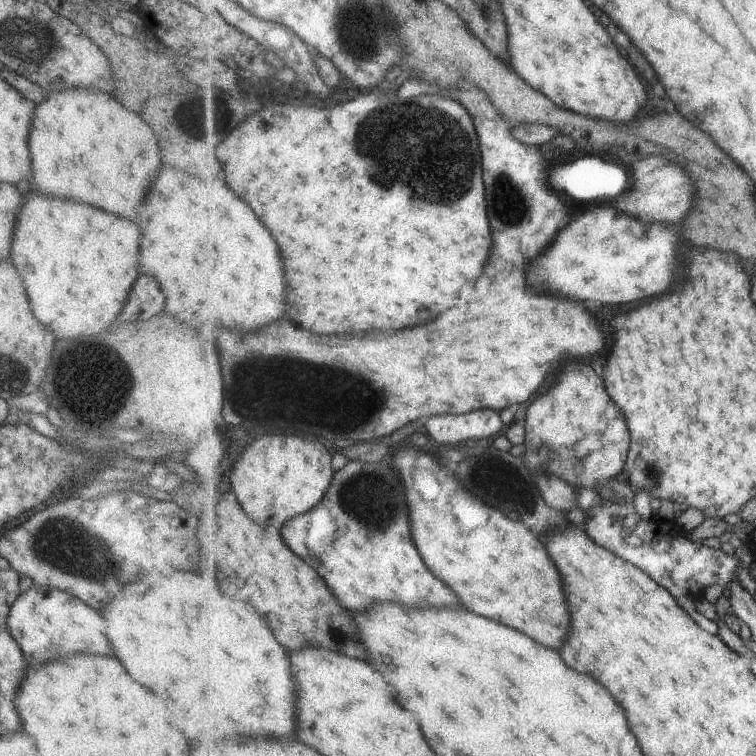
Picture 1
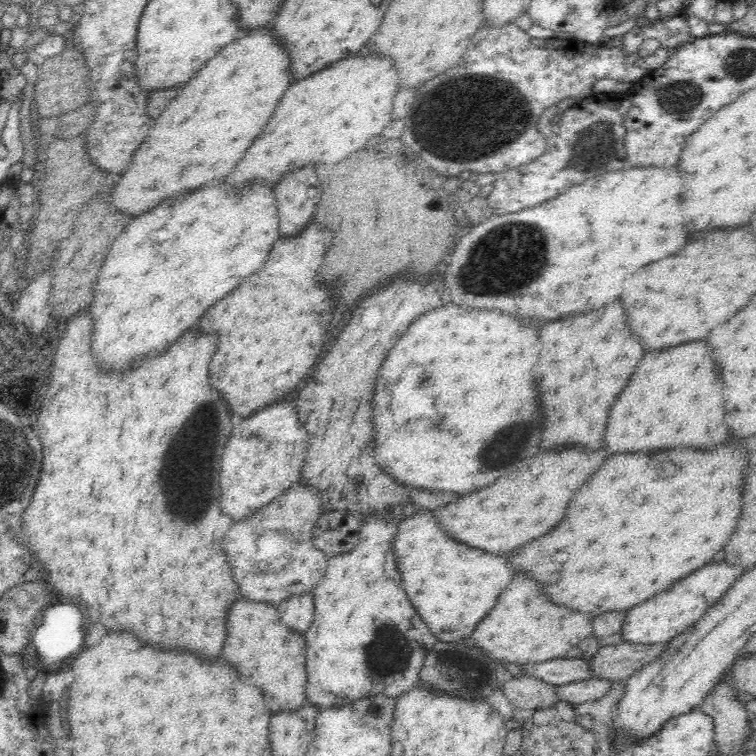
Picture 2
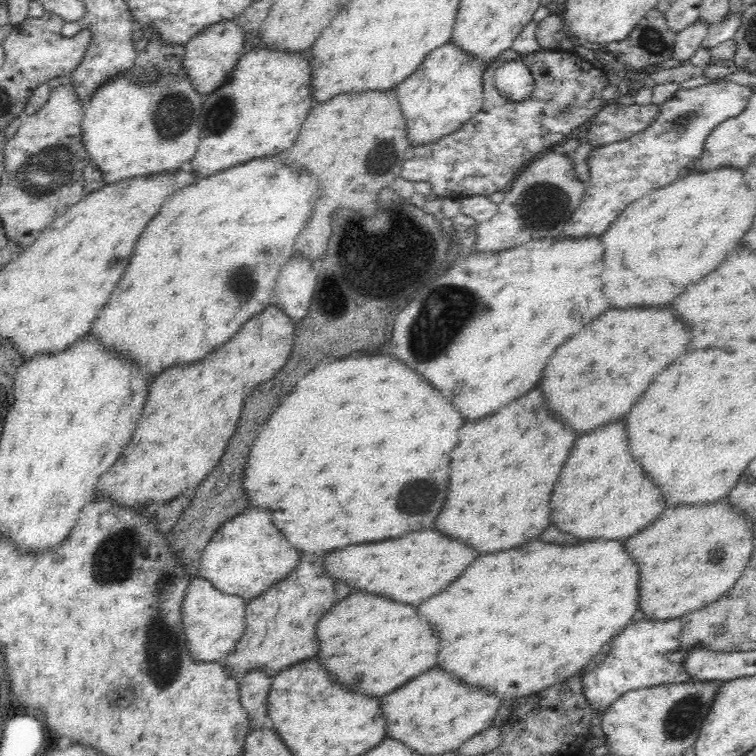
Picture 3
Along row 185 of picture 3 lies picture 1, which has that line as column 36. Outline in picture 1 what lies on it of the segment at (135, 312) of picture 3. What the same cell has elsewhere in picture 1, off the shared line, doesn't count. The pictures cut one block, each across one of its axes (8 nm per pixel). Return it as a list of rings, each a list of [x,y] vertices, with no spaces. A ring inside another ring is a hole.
[[[20,187],[23,204],[17,212],[9,256],[25,282],[25,292],[31,302],[33,316],[53,330],[55,338],[71,340],[75,336],[97,336],[110,325],[118,323],[117,316],[125,304],[125,298],[135,282],[137,270],[137,250],[141,232],[133,222],[105,214],[103,210],[81,206],[79,202],[61,202],[45,198],[35,190]]]

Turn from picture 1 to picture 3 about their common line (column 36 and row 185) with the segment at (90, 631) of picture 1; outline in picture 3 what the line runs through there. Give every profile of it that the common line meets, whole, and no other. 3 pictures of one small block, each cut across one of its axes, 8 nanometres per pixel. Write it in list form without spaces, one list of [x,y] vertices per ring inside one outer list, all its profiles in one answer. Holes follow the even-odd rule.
[[[729,80],[712,82],[690,89],[680,88],[671,98],[658,105],[659,116],[654,118],[650,127],[628,136],[625,140],[593,148],[584,160],[590,179],[585,182],[584,196],[566,223],[564,234],[566,236],[600,236],[631,202],[642,198],[649,191],[675,182],[686,173],[688,168],[691,168],[695,160],[700,158],[706,138],[712,130],[715,130],[726,119],[741,114],[753,94],[754,88],[751,84],[740,85]]]

